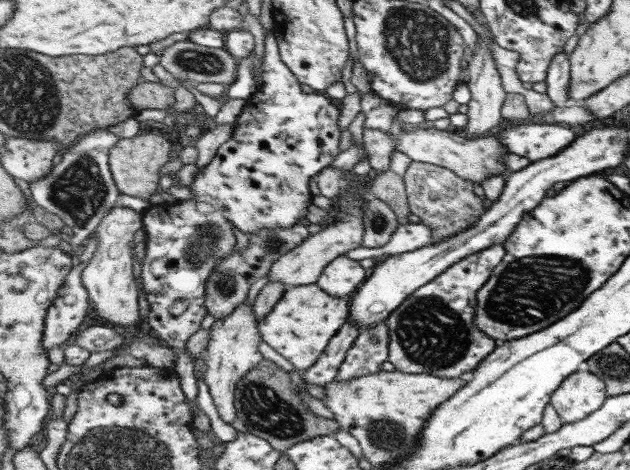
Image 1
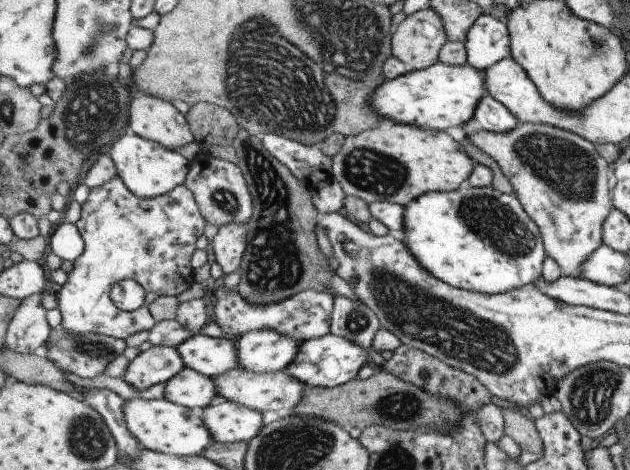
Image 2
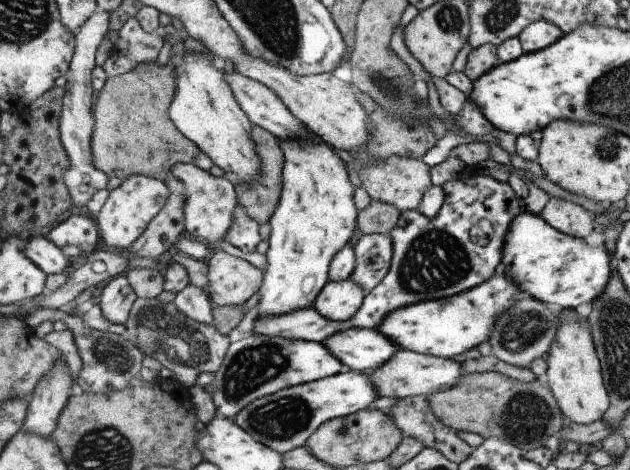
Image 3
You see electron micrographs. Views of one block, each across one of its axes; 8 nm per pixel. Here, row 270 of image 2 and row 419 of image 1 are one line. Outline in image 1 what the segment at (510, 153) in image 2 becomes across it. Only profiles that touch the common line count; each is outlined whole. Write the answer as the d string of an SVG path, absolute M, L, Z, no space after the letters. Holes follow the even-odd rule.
M583 368L563 381L550 404L564 423L576 423L602 409L607 398L606 382Z

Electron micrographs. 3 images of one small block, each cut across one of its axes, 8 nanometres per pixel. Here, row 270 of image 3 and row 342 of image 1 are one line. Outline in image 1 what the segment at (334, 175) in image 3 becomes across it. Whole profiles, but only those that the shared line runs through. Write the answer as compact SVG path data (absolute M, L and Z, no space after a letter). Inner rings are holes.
M318 284L295 286L286 290L285 295L273 311L258 324L262 341L287 359L301 373L317 364L325 353L327 345L343 329L350 316L348 297L333 297Z

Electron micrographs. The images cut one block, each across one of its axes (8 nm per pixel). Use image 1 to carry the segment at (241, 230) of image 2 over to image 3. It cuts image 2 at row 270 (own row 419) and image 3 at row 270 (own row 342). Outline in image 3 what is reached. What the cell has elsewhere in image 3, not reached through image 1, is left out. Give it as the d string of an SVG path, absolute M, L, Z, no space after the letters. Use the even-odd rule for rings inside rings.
M217 251L207 258L210 266L207 288L215 306L243 306L261 290L264 273L243 258Z

